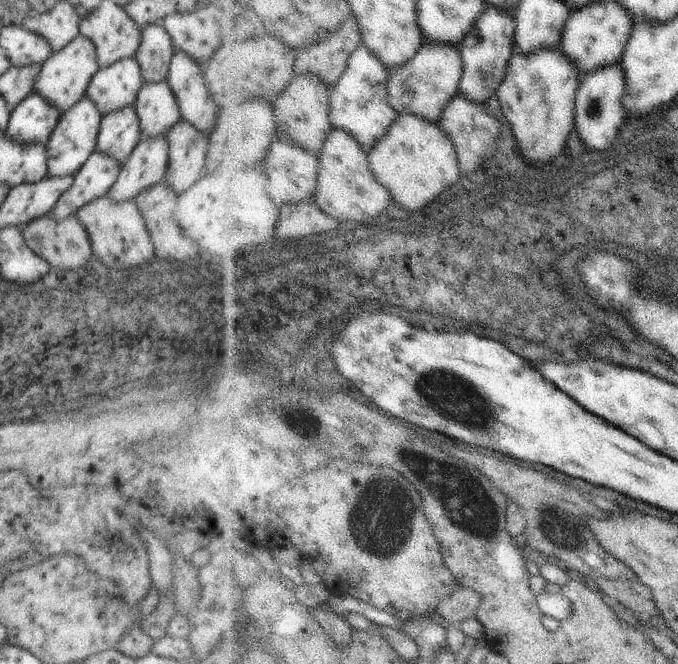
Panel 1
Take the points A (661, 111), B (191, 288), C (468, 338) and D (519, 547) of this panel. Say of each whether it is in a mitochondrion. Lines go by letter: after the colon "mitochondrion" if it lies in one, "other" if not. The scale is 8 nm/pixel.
A: other
B: mitochondrion
C: other
D: other

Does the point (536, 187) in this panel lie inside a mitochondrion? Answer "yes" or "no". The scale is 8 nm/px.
no

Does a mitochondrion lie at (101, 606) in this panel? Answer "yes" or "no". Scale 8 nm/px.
yes

